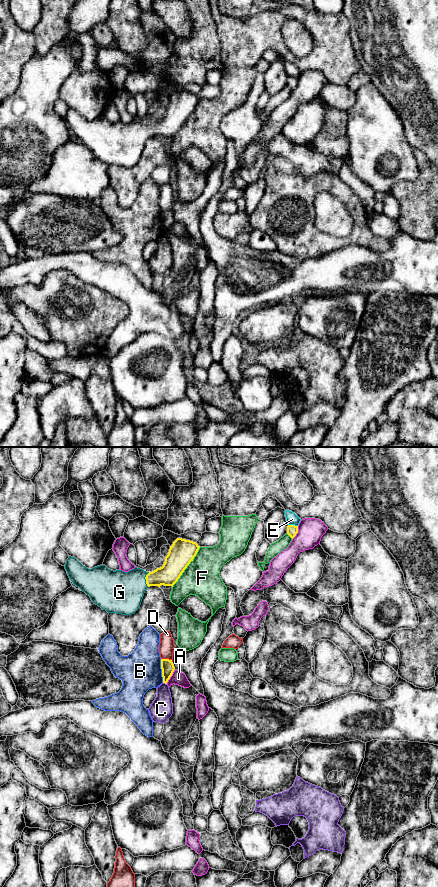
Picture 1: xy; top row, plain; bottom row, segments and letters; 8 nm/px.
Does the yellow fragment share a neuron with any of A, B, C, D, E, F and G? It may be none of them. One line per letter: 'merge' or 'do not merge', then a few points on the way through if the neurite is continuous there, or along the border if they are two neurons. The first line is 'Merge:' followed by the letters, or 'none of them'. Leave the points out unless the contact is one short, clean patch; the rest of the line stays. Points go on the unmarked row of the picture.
Merge: G
A: do not merge
B: do not merge
C: do not merge
D: do not merge
E: do not merge
F: do not merge
G: merge; way xy (173, 119), (163, 128), (145, 130), (119, 144)

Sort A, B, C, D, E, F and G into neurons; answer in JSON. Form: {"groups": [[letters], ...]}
{"groups": [["A"], ["B"], ["C"], ["D", "E"], ["F"], ["G"]]}

